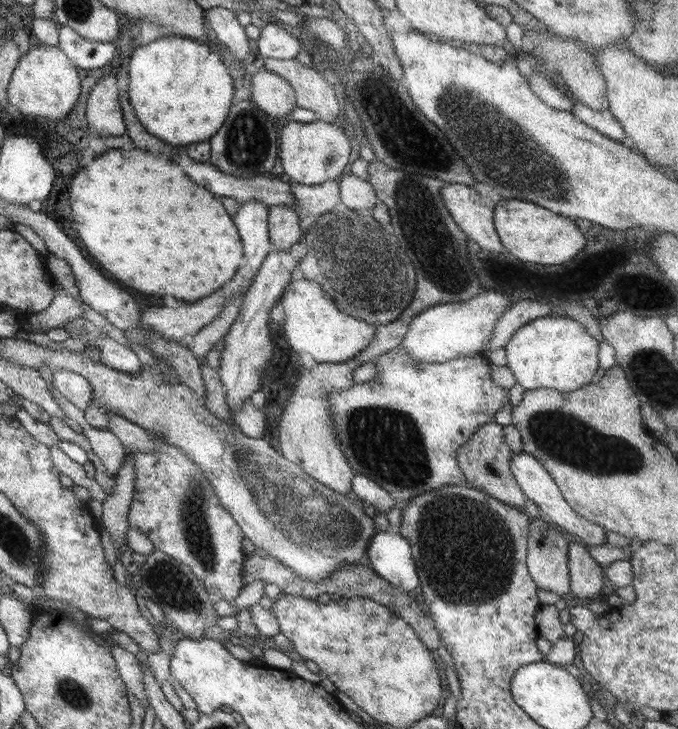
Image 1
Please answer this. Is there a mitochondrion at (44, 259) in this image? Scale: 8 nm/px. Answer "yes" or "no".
no

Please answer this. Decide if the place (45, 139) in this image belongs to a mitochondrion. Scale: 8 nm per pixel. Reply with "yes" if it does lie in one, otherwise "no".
no

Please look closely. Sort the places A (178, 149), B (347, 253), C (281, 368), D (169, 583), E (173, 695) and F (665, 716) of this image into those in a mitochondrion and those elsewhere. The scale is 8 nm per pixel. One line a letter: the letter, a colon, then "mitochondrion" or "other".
A: other
B: mitochondrion
C: other
D: mitochondrion
E: other
F: other

